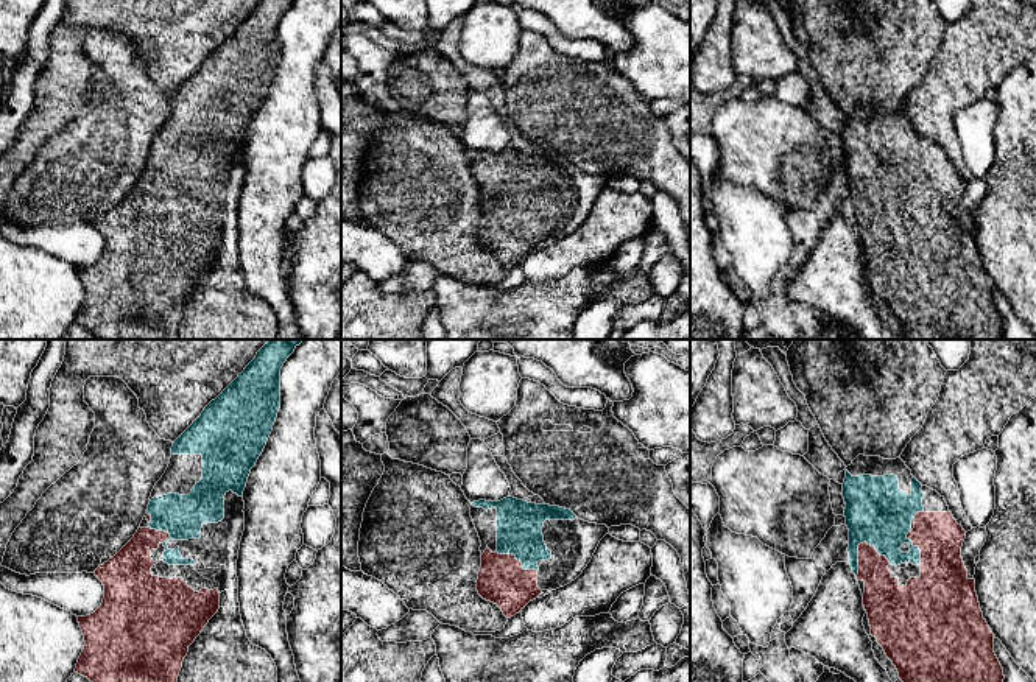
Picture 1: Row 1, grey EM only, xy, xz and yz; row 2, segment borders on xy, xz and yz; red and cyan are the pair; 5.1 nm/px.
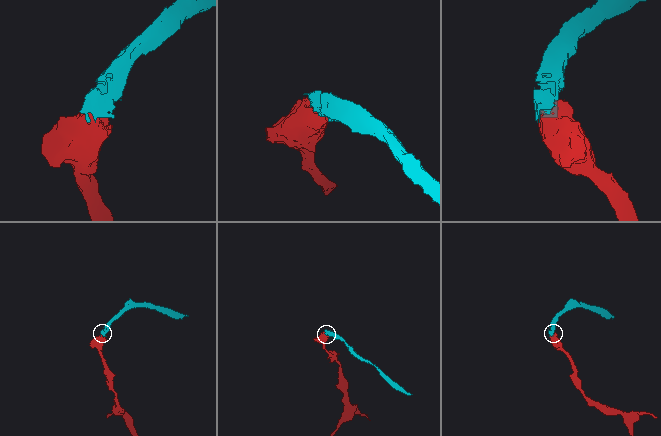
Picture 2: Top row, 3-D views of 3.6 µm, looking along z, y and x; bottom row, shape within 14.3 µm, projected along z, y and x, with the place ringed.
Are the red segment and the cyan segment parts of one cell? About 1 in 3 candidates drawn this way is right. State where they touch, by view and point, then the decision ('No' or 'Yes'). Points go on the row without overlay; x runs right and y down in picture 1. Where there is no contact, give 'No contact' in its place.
Touches red at yz (874, 198). Yes

